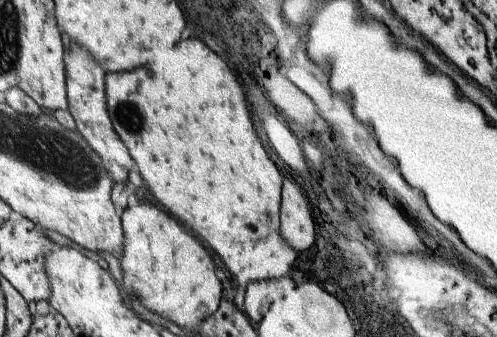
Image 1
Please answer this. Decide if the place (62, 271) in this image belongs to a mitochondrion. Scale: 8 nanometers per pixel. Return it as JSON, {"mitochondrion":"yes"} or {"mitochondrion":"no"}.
{"mitochondrion":"no"}

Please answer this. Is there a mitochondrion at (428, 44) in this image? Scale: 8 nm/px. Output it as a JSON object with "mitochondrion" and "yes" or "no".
{"mitochondrion":"no"}

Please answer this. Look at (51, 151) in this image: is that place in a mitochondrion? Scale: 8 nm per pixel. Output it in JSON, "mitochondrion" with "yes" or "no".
{"mitochondrion":"yes"}

